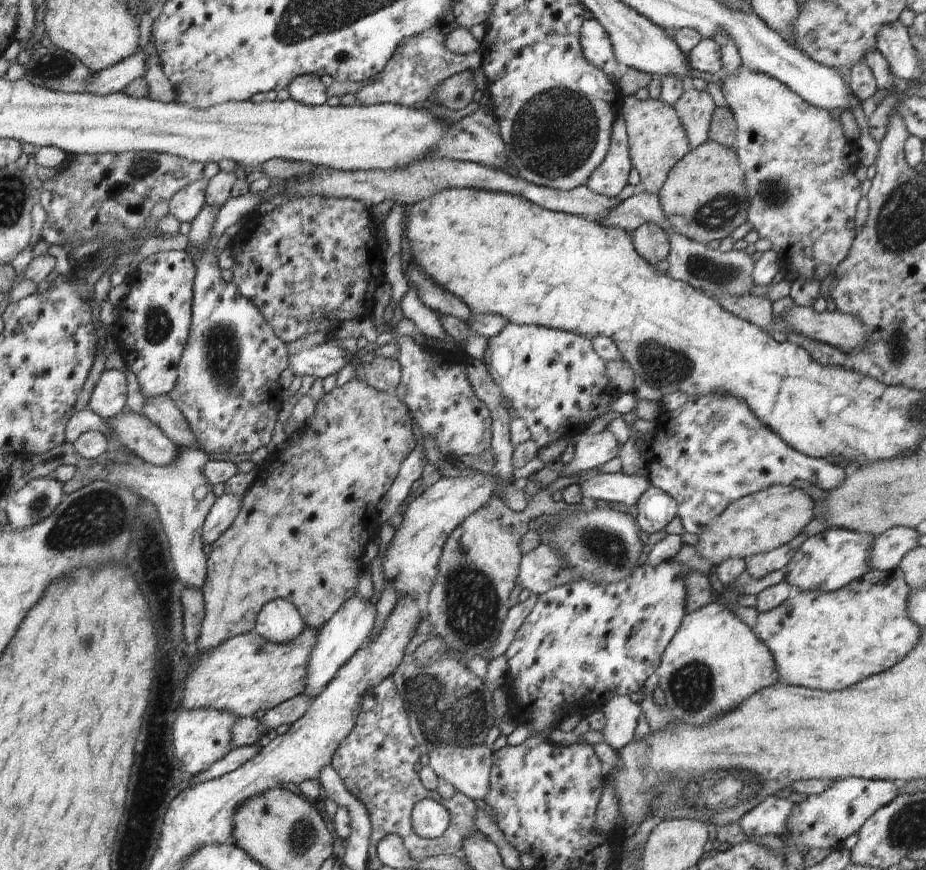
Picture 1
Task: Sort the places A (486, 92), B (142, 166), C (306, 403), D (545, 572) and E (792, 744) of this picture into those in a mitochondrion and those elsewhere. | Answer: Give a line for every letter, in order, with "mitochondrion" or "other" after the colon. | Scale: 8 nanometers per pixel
A: other
B: mitochondrion
C: other
D: other
E: other

